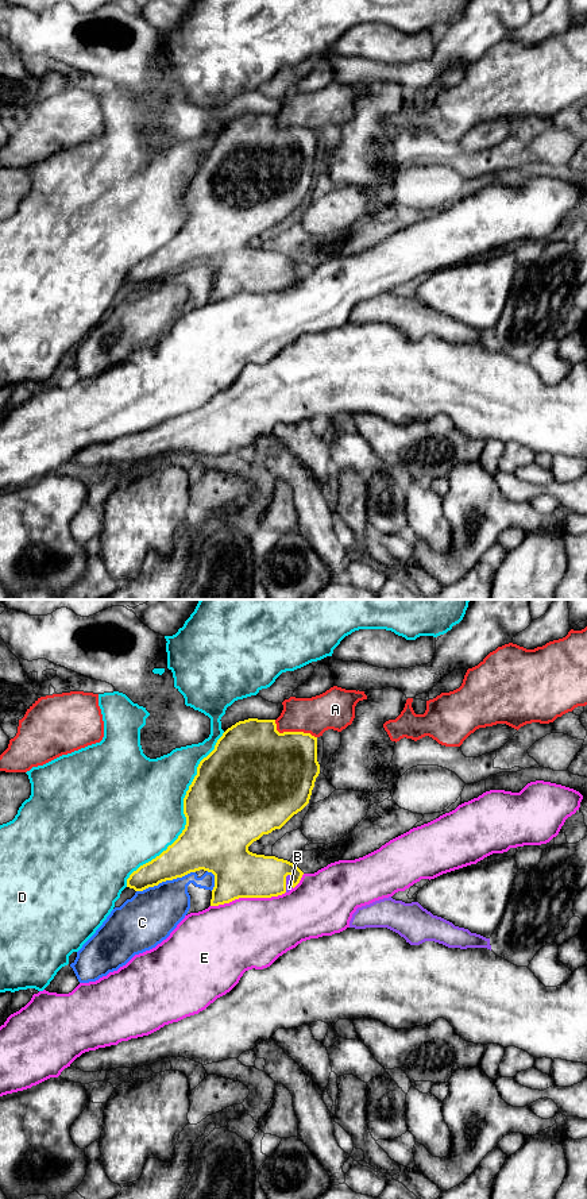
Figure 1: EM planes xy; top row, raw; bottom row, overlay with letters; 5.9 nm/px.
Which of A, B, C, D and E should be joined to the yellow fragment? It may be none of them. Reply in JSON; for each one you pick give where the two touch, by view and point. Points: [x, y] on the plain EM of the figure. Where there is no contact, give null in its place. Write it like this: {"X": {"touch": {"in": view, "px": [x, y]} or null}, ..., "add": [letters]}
{"B": {"touch": {"in": "xy", "px": [285, 277]}}, "add": ["B"]}

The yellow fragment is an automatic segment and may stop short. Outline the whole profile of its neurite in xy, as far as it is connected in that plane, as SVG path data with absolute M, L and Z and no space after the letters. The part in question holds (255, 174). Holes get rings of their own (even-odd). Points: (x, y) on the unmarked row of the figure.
M275 115L236 117L197 162L184 193L185 224L166 246L134 266L127 282L143 286L204 265L215 270L211 301L289 288L304 267L287 255L252 248L248 242L263 230L281 224L309 198L318 169L317 132L304 127L279 128Z

